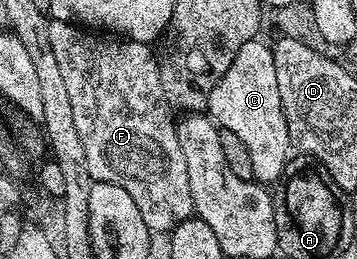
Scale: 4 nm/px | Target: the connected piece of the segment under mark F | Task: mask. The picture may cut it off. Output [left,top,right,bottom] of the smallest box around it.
[47,20,194,232]

